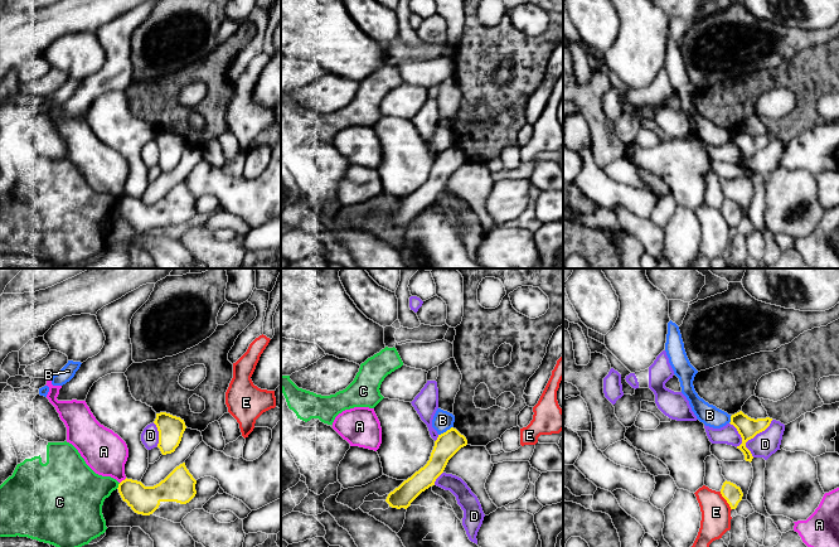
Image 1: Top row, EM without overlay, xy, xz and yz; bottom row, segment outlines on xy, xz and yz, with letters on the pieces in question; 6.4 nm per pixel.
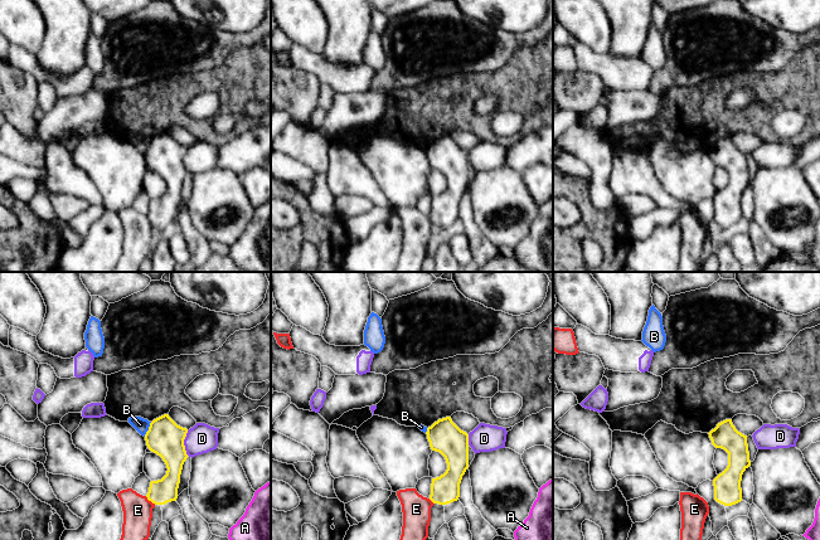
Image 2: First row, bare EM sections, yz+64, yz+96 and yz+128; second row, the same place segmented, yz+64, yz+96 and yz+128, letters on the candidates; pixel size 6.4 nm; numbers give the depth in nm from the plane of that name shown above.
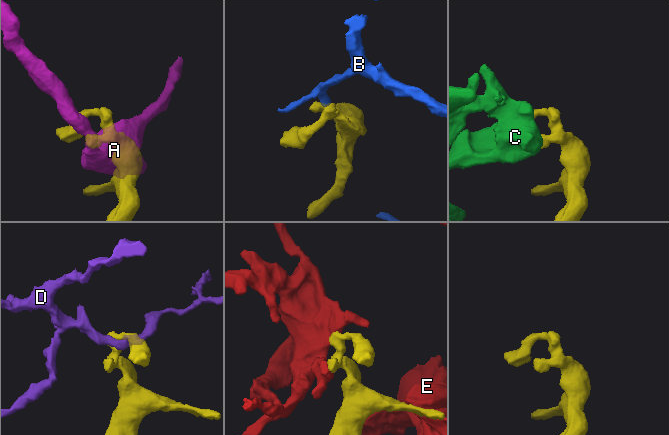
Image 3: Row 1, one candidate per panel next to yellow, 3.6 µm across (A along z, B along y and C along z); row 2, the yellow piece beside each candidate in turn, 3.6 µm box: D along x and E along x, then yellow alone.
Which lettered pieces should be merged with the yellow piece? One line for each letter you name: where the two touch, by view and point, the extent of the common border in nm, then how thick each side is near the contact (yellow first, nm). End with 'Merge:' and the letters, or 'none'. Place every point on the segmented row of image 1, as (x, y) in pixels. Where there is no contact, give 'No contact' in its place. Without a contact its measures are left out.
Merge: none

